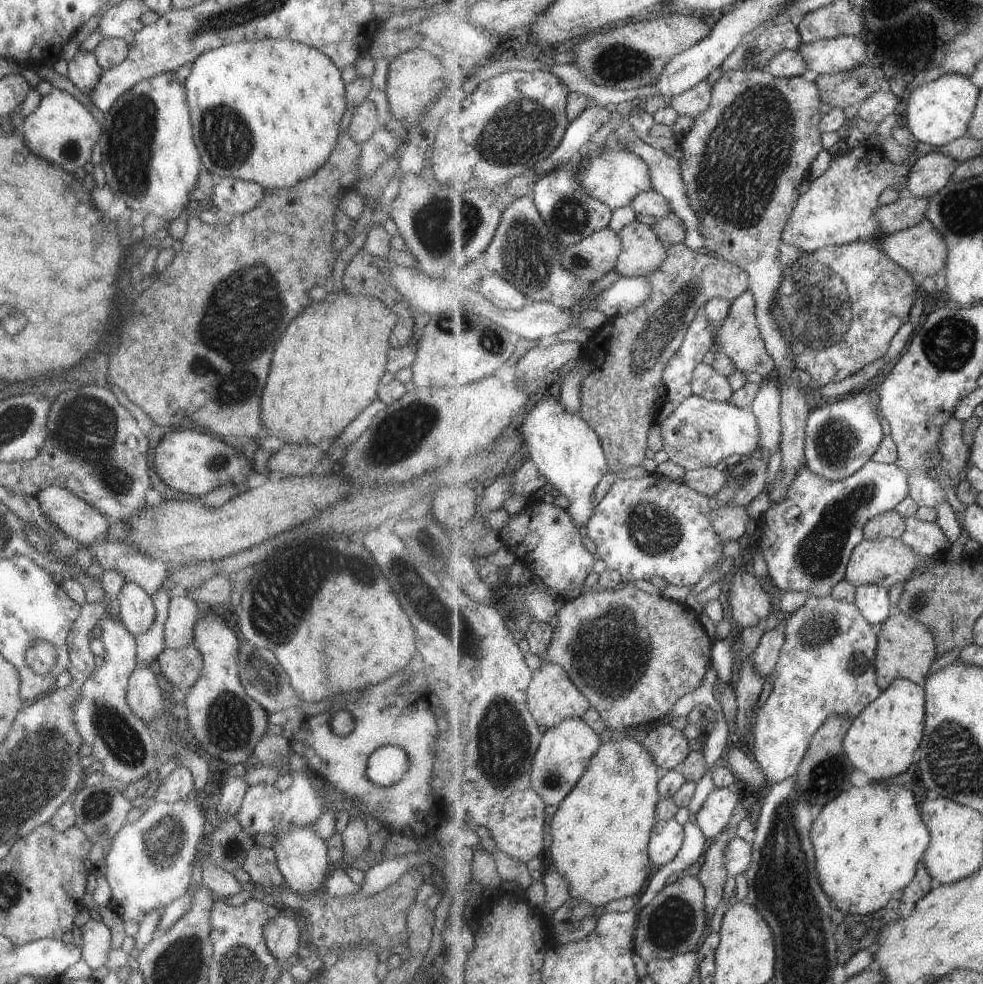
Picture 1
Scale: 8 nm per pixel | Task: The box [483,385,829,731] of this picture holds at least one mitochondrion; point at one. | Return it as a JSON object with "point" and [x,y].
{"point":[609,650]}

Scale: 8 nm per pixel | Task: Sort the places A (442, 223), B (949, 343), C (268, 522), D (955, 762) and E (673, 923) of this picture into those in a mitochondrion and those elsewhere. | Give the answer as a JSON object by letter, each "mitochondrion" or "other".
{"A":"mitochondrion","B":"mitochondrion","C":"other","D":"mitochondrion","E":"mitochondrion"}

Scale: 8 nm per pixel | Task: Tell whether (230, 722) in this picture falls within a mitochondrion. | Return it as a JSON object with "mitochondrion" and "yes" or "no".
{"mitochondrion":"yes"}

